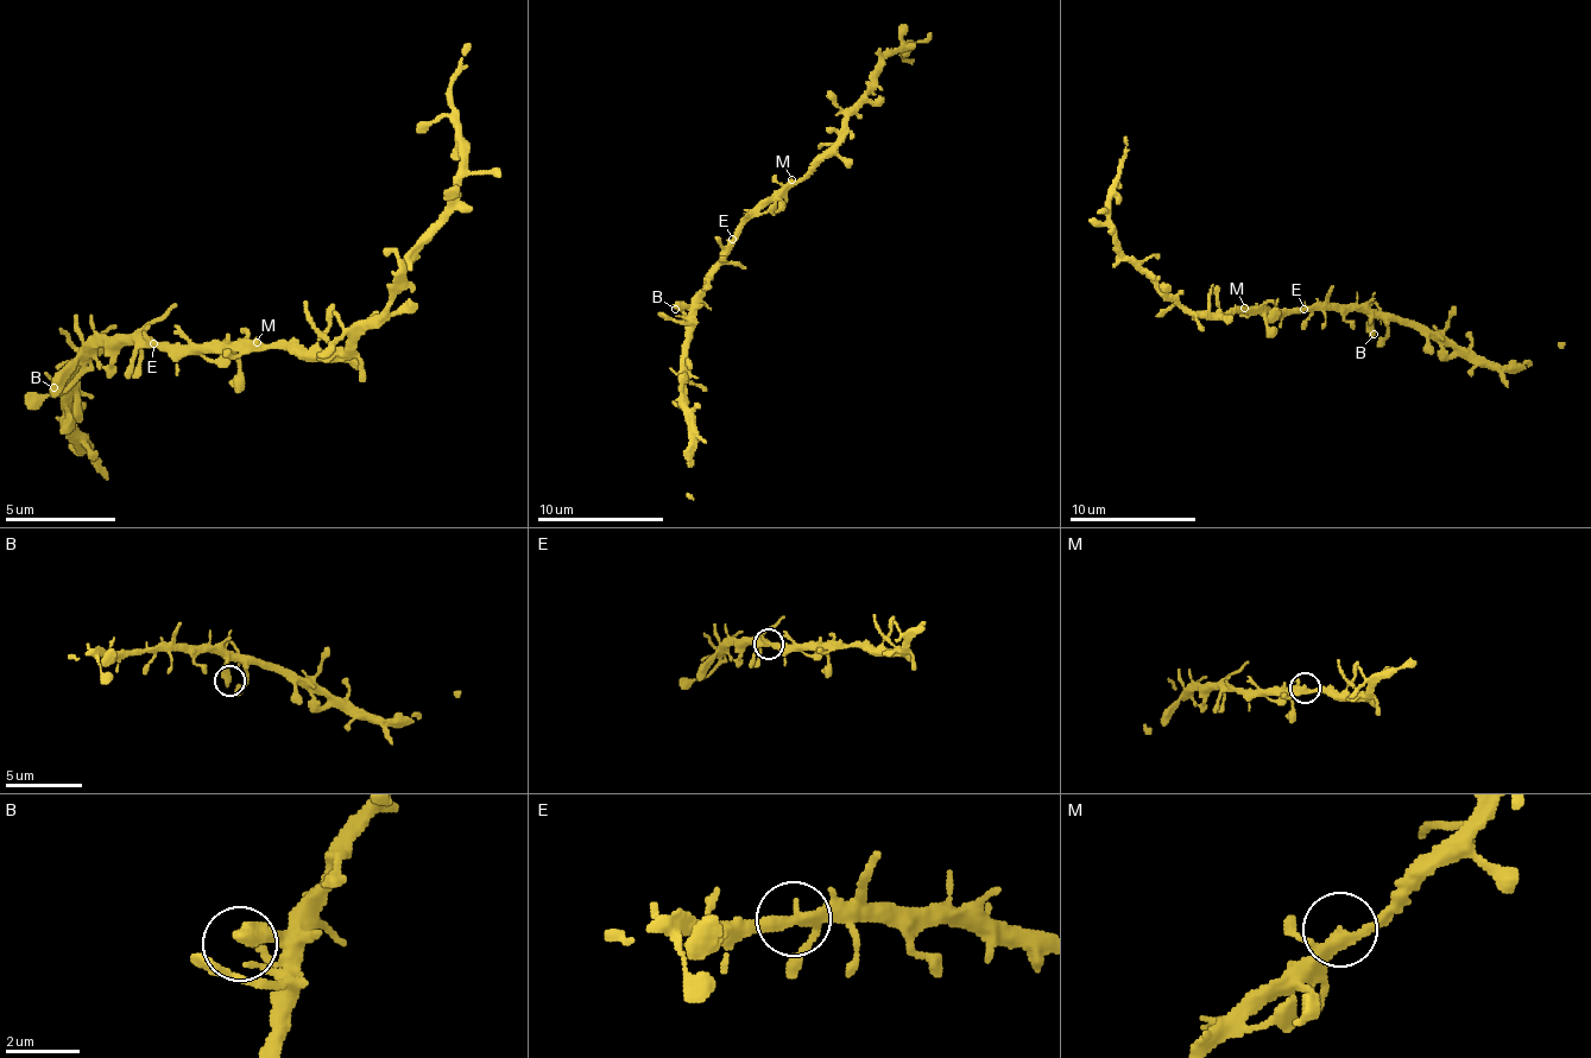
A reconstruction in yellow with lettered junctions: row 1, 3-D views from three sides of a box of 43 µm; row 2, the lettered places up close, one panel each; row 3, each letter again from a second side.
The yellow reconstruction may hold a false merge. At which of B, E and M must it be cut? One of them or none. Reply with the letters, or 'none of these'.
none of these

